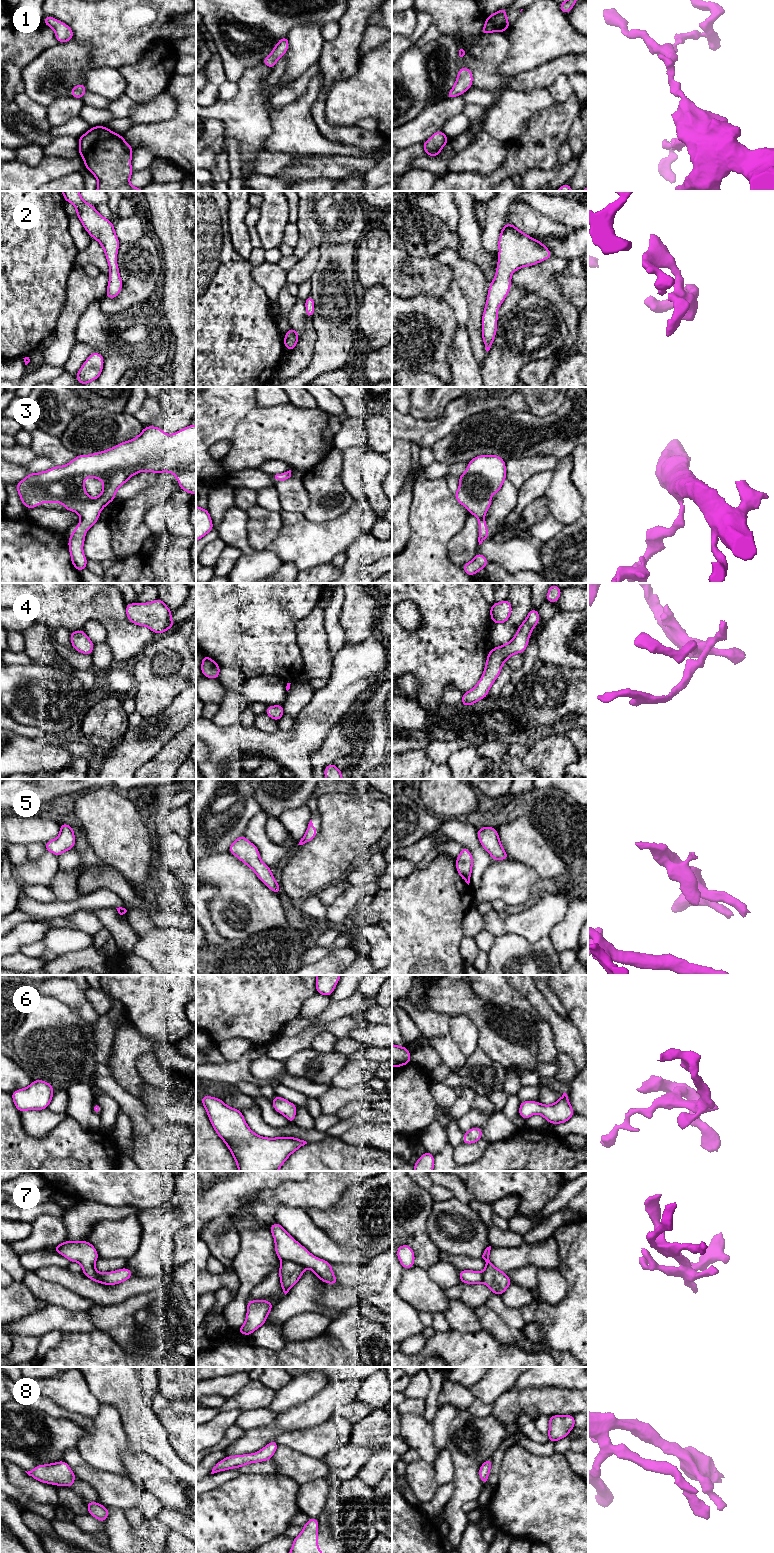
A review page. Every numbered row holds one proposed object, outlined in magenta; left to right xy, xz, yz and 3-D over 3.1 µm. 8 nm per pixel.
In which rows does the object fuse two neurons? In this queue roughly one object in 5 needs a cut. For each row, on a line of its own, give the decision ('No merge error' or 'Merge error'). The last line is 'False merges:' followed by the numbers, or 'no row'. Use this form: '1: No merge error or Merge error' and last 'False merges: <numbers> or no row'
1: No merge error
2: No merge error
3: No merge error
4: No merge error
5: No merge error
6: No merge error
7: No merge error
8: No merge error
False merges: no row

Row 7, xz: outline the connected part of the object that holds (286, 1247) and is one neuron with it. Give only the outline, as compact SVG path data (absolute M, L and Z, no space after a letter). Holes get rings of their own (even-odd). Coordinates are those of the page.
M276 1221L270 1227L275 1241L275 1253L282 1263L279 1267L280 1284L285 1295L299 1281L307 1267L315 1276L327 1284L339 1284L331 1264L312 1255L305 1247L297 1242Z

